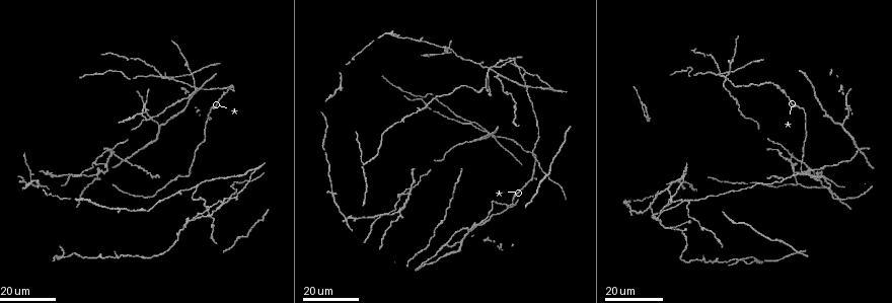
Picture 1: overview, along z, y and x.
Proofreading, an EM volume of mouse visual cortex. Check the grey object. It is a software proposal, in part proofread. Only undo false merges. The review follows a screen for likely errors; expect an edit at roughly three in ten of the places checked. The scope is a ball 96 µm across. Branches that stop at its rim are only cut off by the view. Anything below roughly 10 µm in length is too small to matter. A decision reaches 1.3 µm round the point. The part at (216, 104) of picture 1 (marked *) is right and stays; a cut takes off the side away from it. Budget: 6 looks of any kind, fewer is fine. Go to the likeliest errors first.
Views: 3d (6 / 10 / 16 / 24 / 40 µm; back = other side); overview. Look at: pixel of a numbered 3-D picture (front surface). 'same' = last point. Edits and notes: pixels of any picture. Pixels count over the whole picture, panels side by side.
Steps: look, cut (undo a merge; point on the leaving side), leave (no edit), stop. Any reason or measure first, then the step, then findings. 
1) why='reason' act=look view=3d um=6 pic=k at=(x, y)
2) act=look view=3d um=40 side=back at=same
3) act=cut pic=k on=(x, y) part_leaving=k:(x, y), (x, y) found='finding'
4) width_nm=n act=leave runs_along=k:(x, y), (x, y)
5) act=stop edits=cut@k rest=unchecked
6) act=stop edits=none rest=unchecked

why='three arms meet' act=look view=3d um=24 pic=1 at=(494, 64)

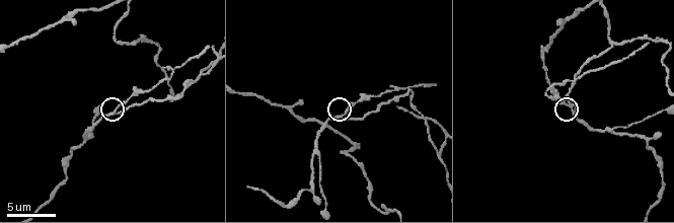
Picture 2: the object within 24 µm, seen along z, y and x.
act=look view=3d um=10 pic=2 at=(572, 109)

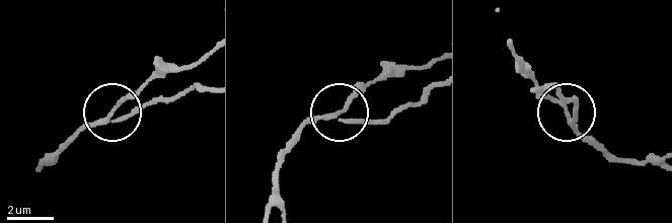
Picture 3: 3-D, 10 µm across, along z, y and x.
act=leave found='all the same neuron'

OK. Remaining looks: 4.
why='four-way junction' act=look view=3d um=24 pic=1 at=(469, 123)

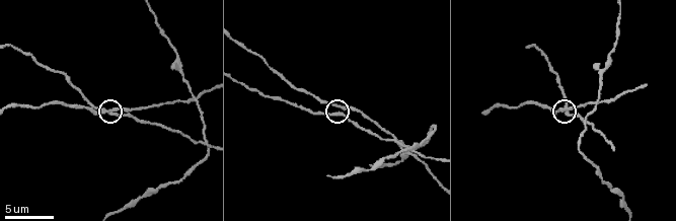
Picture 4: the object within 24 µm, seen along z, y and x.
act=look view=3d um=10 pic=4 at=(117, 110)

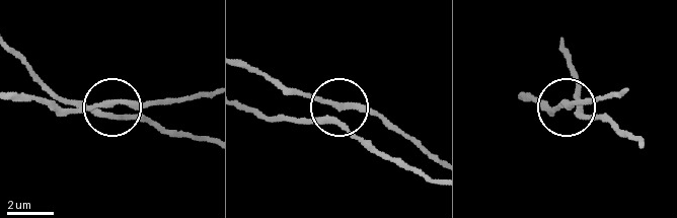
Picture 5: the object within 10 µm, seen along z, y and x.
width_nm=190 act=leave runs_along=5:(206, 141), (114, 118), (111, 108), (57, 108) found='all the same neuron'

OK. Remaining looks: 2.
why='three-way junction' act=look view=3d um=10 pic=2 at=(571, 79)

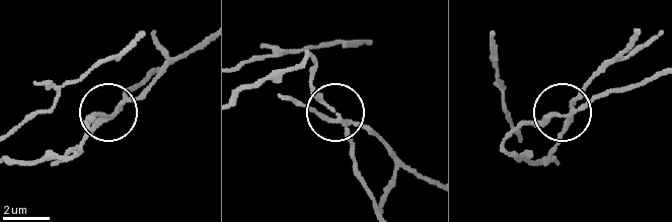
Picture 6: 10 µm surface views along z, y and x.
why='from behind' act=look view=3d um=10 side=back pic=6 at=(330, 110)

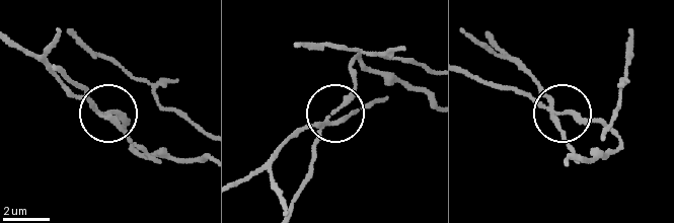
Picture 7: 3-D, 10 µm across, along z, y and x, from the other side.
width_nm=190 act=cut pic=7 on=(70, 95) found='two neurons meet here'

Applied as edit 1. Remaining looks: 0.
act=stop edits=cut@7 rest=unchecked

